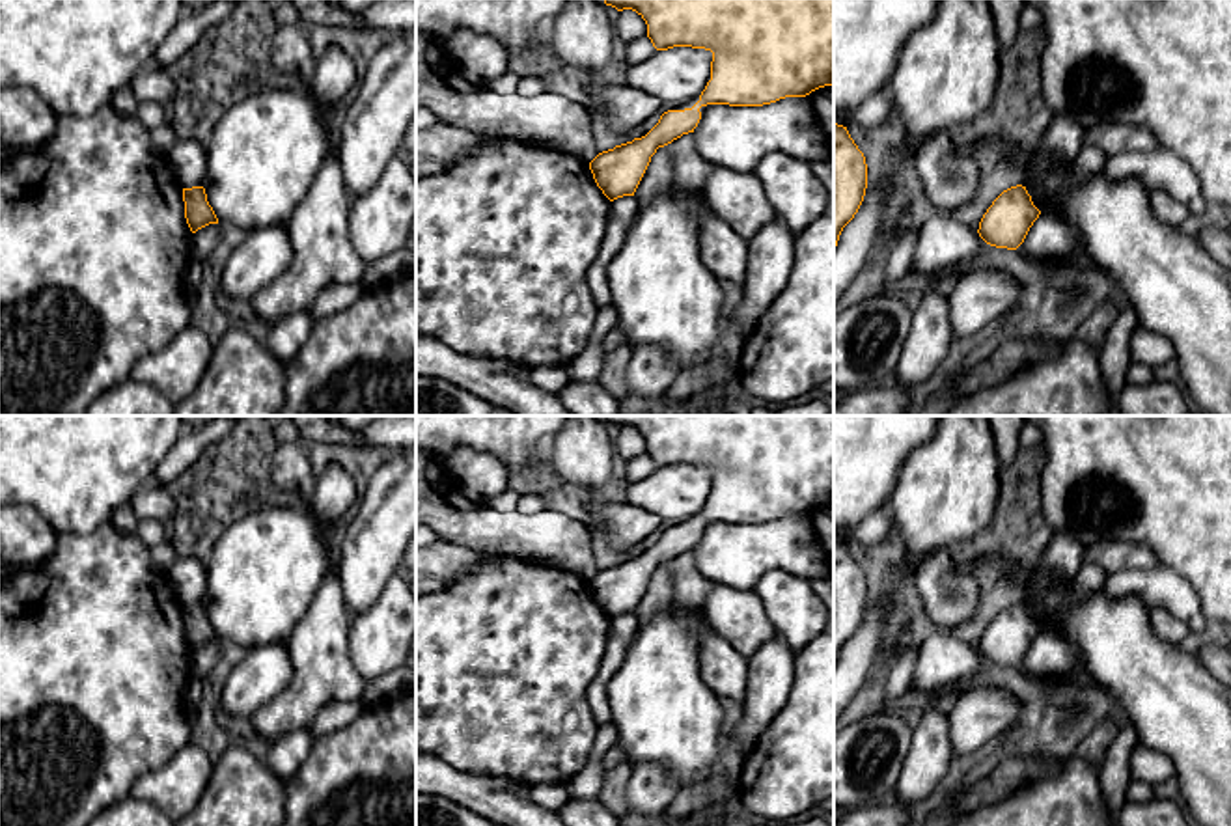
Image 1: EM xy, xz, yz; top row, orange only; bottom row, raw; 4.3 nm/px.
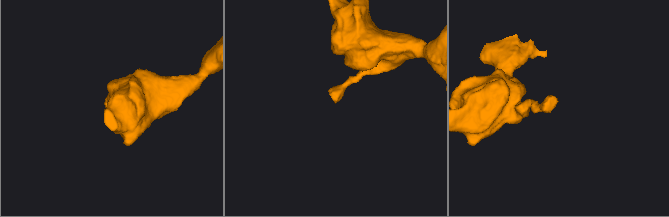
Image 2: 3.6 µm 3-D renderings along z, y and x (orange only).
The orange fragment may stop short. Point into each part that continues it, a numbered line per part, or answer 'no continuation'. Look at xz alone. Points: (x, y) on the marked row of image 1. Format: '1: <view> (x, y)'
no continuation

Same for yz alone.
no continuation

